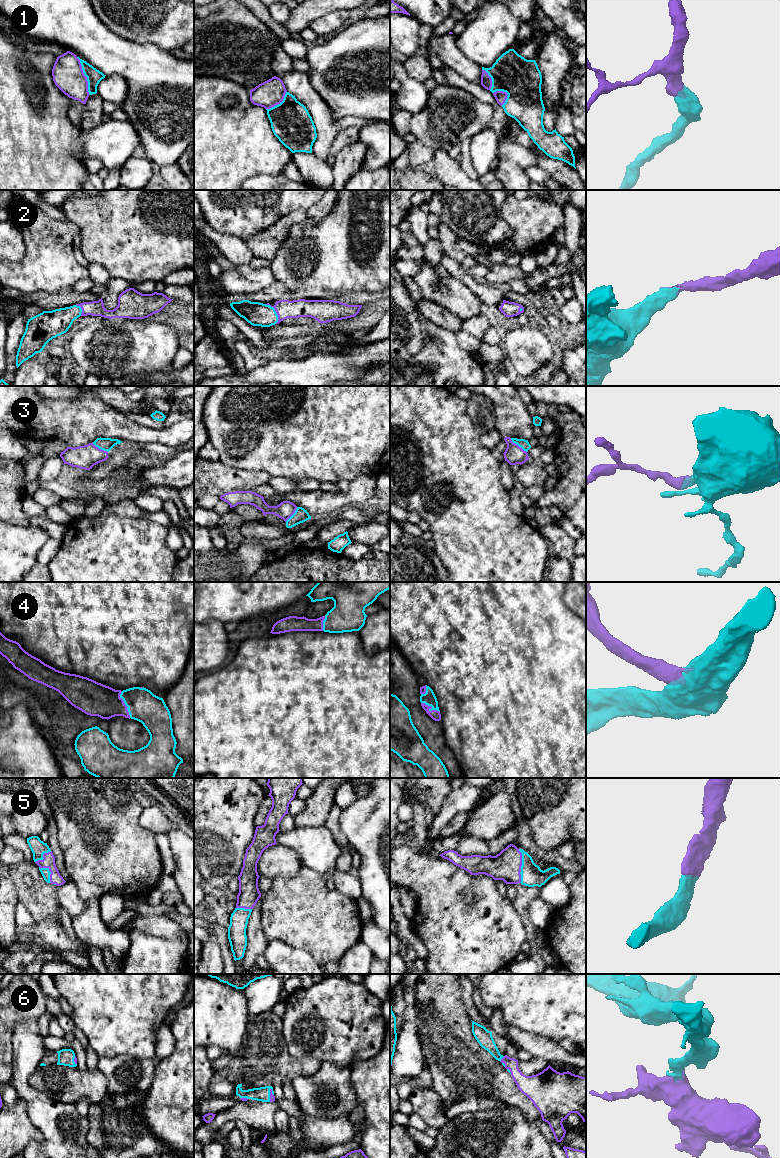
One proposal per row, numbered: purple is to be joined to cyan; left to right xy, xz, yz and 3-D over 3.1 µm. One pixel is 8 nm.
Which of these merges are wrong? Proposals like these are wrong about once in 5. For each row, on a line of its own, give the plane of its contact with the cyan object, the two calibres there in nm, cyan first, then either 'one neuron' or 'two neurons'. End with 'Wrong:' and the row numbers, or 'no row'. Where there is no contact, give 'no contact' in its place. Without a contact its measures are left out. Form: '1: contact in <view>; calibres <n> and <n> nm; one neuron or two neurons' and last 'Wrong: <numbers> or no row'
1: contact in xy; calibres 120 and 240 nm; one neuron
2: contact in xz; calibres 190 and 150 nm; one neuron
3: contact in yz; calibres 80 and 150 nm; two neurons
4: contact in xy; calibres 260 and 280 nm; one neuron
5: contact in yz; calibres 180 and 240 nm; one neuron
6: contact in yz; calibres 130 and 120 nm; one neuron
Wrong: 3

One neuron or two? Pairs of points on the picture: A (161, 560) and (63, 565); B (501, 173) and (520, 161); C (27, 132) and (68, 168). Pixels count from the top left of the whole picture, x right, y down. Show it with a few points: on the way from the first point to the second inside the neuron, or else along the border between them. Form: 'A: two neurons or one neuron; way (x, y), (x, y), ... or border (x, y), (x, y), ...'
A: one neuron; way (137, 565), (87, 565)
B: one neuron; way (506, 172), (515, 163)
C: one neuron; way (37, 142), (58, 161)

